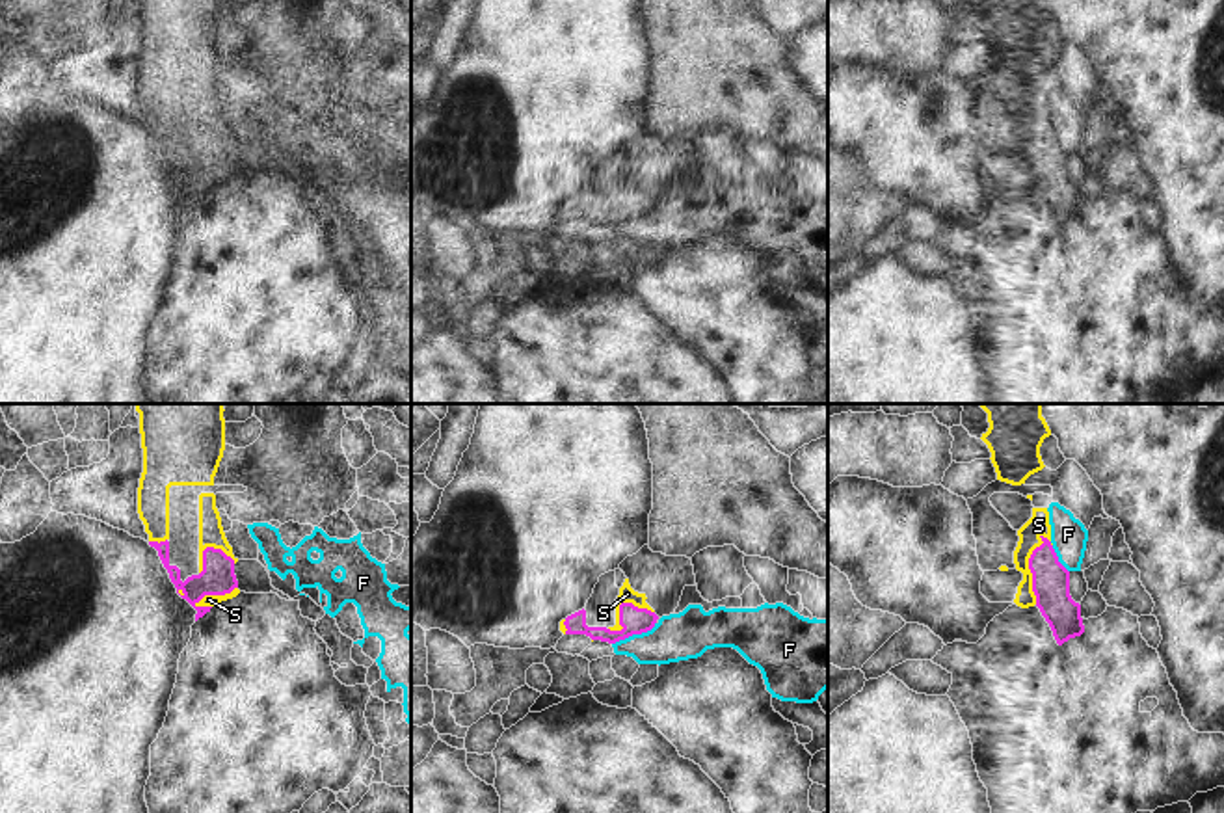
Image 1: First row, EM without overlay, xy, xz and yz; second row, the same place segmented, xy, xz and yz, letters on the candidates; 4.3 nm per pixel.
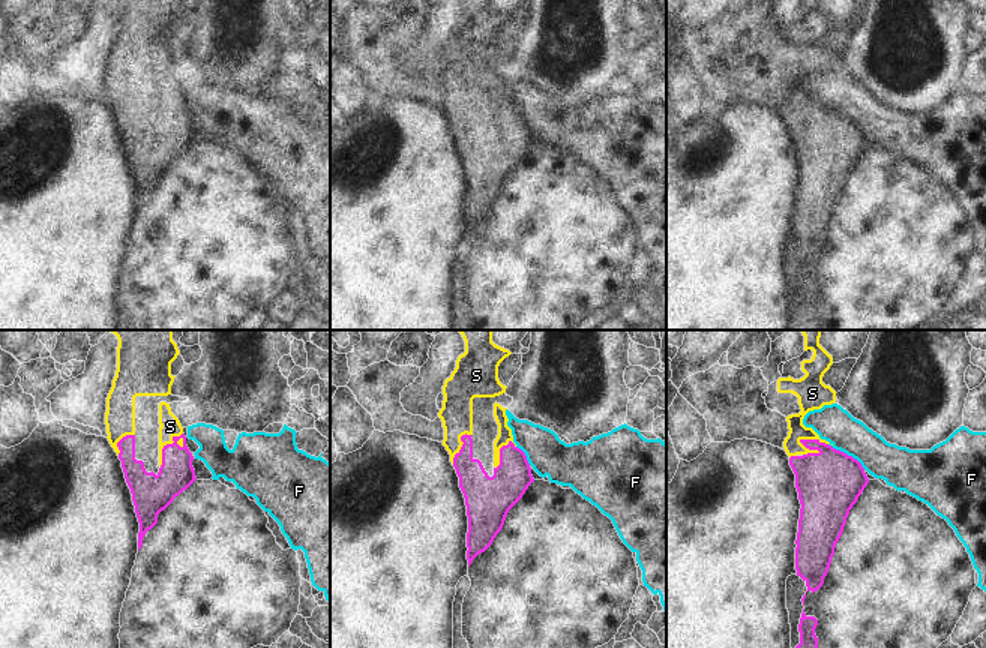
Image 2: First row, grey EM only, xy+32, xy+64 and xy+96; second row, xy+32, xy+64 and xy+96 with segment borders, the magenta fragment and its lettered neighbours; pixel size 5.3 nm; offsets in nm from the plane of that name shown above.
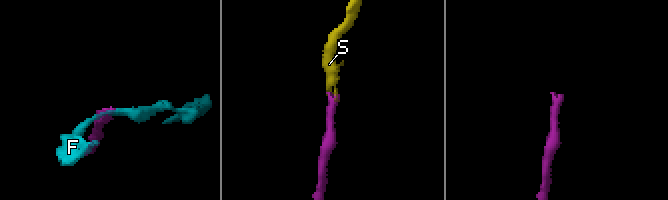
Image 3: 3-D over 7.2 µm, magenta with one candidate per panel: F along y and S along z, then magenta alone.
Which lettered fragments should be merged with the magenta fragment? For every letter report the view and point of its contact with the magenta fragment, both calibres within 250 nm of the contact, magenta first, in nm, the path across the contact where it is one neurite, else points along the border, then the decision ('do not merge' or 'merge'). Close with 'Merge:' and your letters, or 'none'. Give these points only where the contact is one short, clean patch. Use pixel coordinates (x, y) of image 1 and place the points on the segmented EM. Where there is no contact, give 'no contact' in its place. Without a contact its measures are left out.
F: contact xz (635, 633); calibres 120 and 200 nm; border xz (655, 622), (650, 629), (612, 644); do not merge
S: contact yz (1029, 568); calibres 160 and 100 nm; merge
Merge: S

